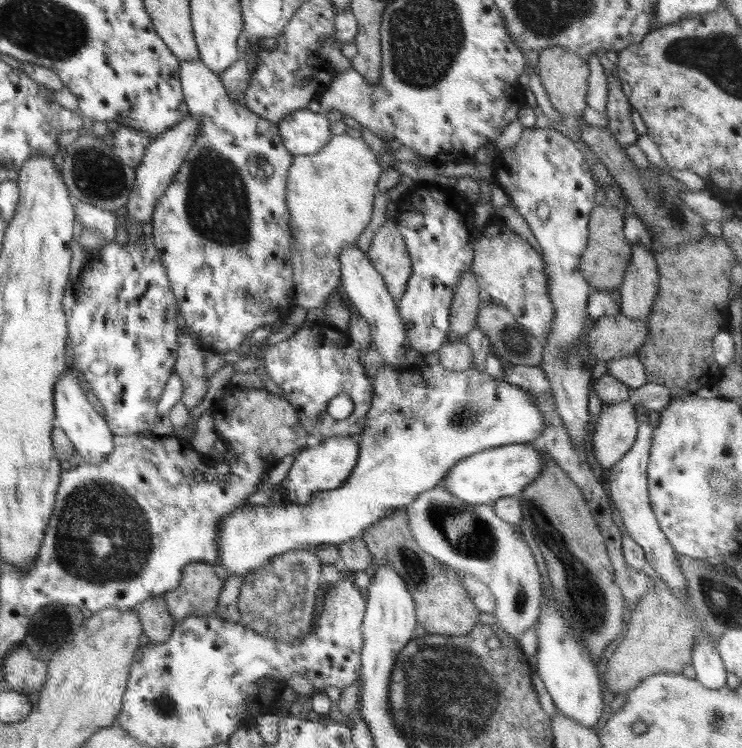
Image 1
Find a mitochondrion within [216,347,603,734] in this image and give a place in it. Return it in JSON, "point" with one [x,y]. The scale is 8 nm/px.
{"point":[464,532]}

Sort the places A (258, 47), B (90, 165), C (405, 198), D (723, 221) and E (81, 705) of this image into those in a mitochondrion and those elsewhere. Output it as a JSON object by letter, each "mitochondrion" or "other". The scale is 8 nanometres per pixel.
{"A":"other","B":"mitochondrion","C":"other","D":"other","E":"other"}

